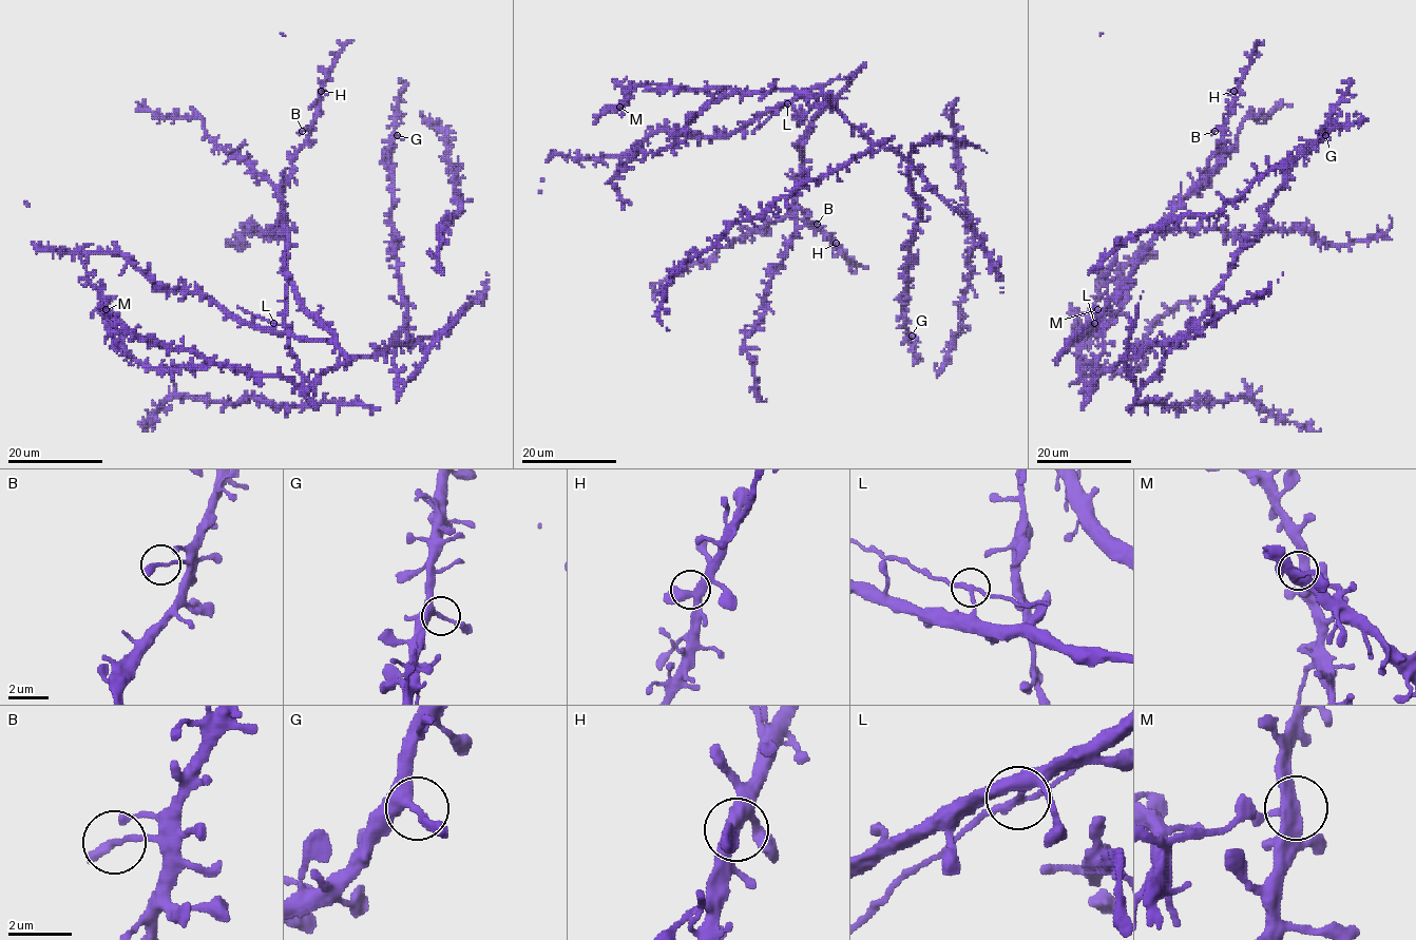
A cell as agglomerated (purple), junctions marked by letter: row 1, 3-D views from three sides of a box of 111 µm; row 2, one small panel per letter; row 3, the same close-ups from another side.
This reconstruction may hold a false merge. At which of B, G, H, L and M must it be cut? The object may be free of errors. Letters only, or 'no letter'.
L

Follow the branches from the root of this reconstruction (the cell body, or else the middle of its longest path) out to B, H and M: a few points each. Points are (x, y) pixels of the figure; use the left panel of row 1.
B: (386, 351), (352, 356), (310, 382), (289, 333), (279, 334), (332, 338), (286, 269), (281, 187), (302, 131)
H: (386, 351), (352, 356), (310, 382), (289, 333), (279, 334), (332, 338), (286, 269), (281, 196), (321, 91)
M: (386, 351), (352, 356), (329, 367), (309, 400), (284, 379), (210, 364), (186, 349), (138, 340), (106, 309)

